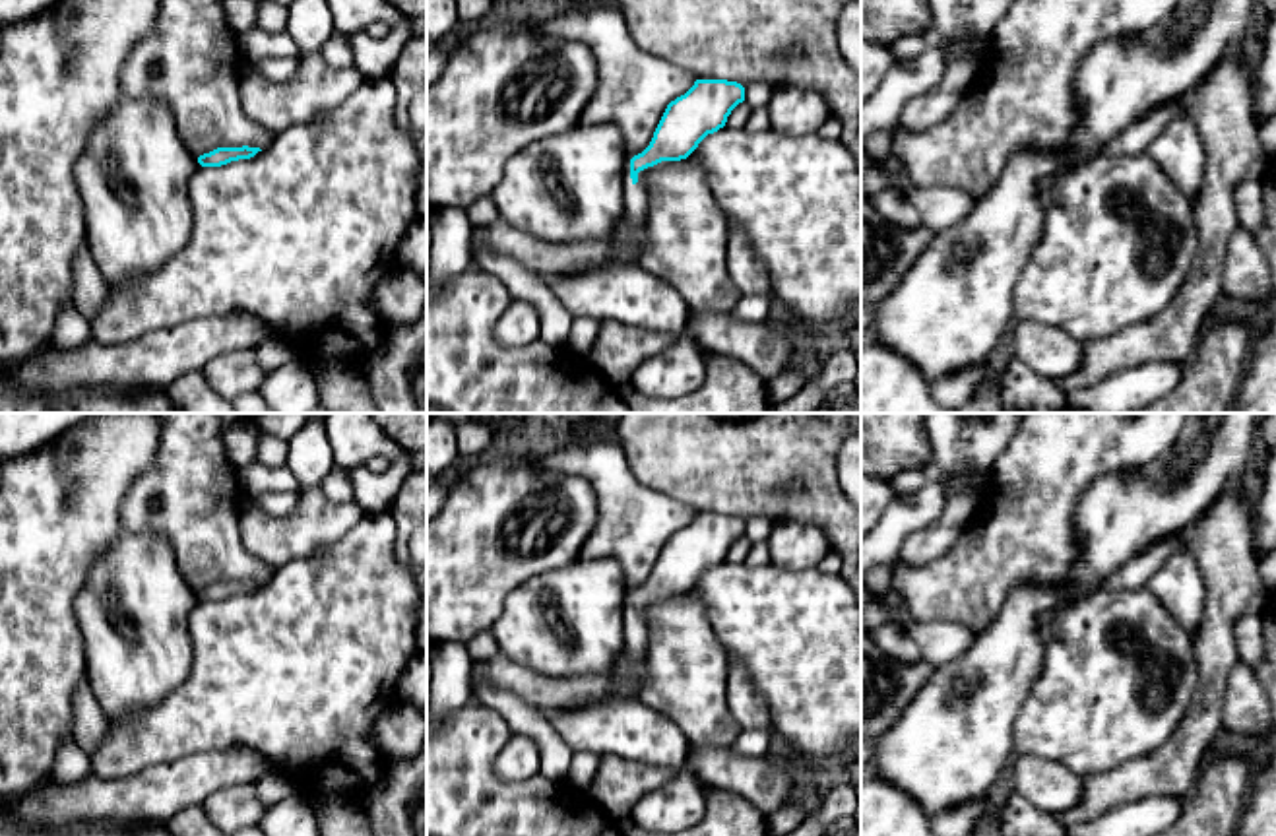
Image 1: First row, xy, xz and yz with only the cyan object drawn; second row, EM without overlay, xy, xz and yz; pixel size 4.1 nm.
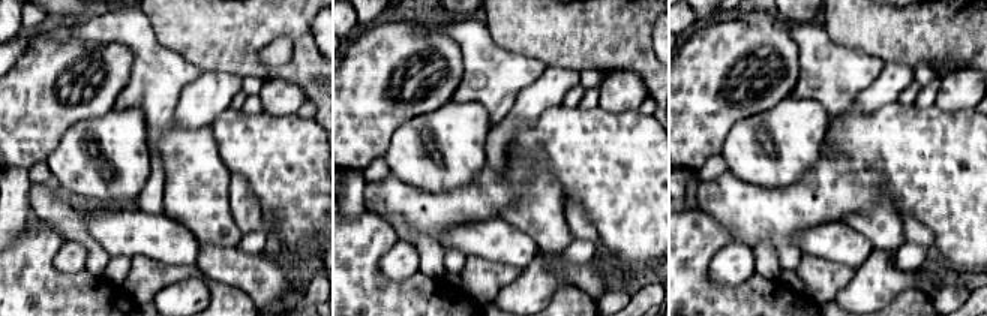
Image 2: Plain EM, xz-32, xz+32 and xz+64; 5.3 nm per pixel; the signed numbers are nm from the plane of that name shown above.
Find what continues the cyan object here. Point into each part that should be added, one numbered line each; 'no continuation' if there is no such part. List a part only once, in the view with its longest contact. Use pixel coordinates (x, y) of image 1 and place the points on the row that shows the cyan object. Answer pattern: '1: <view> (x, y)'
1: xz (635, 194)

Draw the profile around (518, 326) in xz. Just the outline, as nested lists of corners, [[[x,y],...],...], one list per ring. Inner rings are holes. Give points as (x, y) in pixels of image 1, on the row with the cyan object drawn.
[[[516,301],[506,306],[504,314],[494,324],[494,338],[506,347],[520,347],[539,339],[537,308],[526,301]]]

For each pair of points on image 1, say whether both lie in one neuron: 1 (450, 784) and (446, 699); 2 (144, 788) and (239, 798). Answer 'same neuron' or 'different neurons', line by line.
1: different neurons
2: different neurons

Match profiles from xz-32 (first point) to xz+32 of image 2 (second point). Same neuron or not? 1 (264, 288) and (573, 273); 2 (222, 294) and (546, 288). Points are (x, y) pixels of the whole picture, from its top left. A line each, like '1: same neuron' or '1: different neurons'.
1: same neuron
2: different neurons

